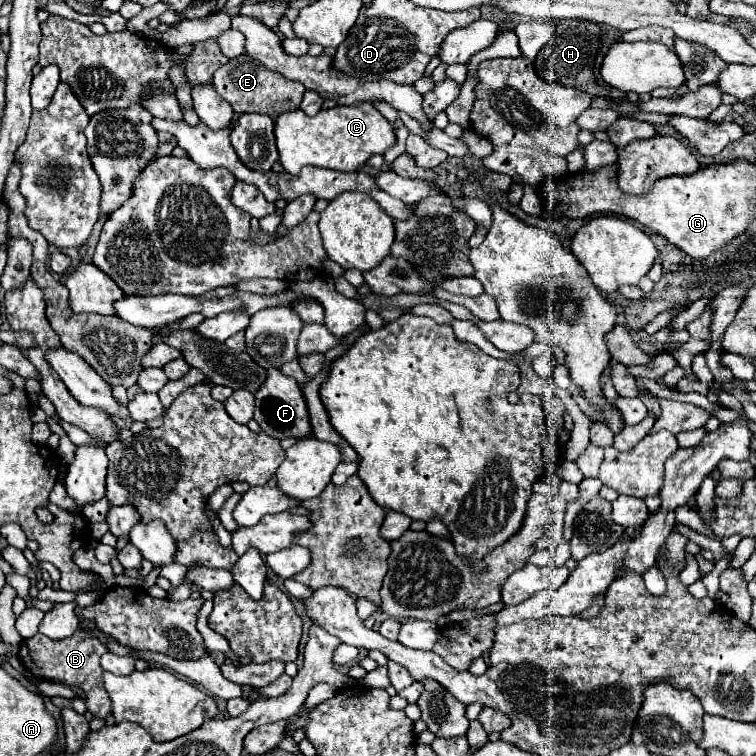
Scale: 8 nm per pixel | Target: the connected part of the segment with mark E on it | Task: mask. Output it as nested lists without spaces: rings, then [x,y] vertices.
[[[242,54],[236,60],[228,60],[228,64],[224,64],[224,68],[220,68],[216,72],[214,88],[226,102],[230,102],[230,106],[234,108],[236,114],[258,112],[258,114],[274,116],[274,118],[284,112],[298,110],[302,96],[306,92],[306,88],[300,82],[288,80],[288,78],[264,68],[258,60],[254,60],[248,54]]]

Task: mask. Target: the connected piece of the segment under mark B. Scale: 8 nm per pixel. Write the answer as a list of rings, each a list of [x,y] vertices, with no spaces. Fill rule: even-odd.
[[[38,633],[21,642],[18,658],[24,664],[24,668],[38,680],[50,680],[50,682],[64,684],[68,688],[80,688],[86,694],[88,710],[96,718],[106,720],[112,714],[112,702],[104,690],[104,684],[102,684],[104,670],[100,666],[100,658],[106,652],[108,652],[108,648],[104,648],[104,644],[100,644],[100,640],[88,638],[84,634],[72,634],[68,638],[55,641]]]

